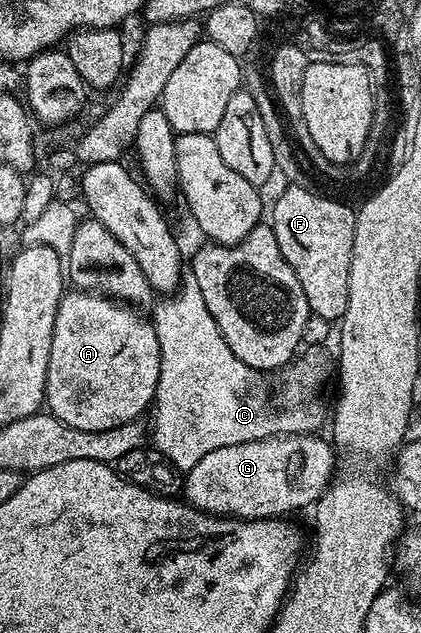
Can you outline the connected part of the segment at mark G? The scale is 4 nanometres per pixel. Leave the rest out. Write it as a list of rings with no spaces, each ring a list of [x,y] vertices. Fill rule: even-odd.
[[[311,433],[309,435],[273,435],[260,441],[248,441],[240,445],[228,445],[224,449],[212,449],[212,453],[204,453],[204,457],[200,457],[200,461],[196,461],[196,465],[192,465],[192,469],[185,472],[185,502],[189,503],[191,507],[195,507],[197,511],[207,511],[210,515],[217,515],[219,517],[230,516],[235,519],[271,519],[273,517],[286,517],[291,514],[289,511],[298,511],[301,507],[306,507],[306,509],[313,508],[318,498],[325,493],[326,488],[330,486],[336,475],[336,468],[334,469],[335,448],[332,446],[329,438],[321,439],[322,437],[323,436],[318,433]]]

